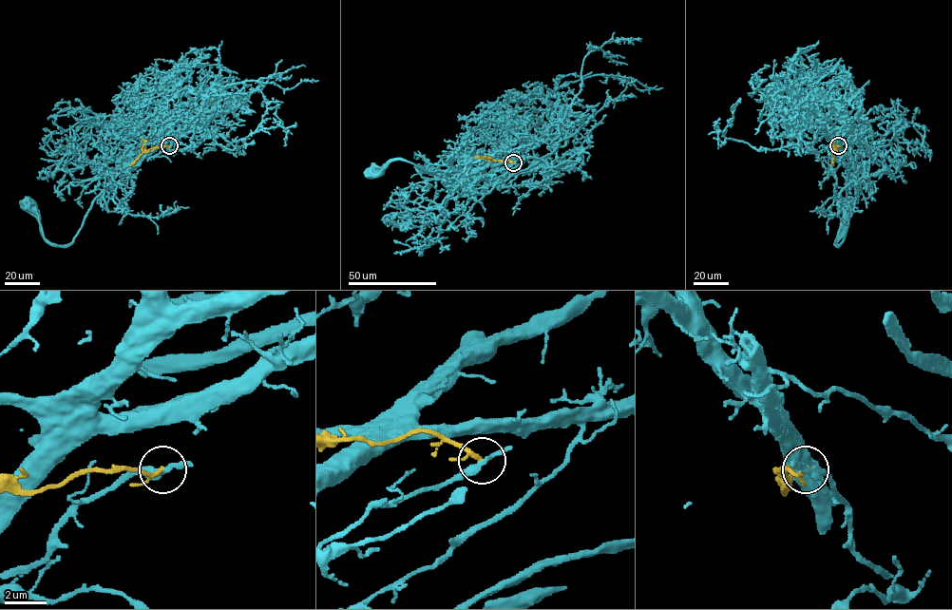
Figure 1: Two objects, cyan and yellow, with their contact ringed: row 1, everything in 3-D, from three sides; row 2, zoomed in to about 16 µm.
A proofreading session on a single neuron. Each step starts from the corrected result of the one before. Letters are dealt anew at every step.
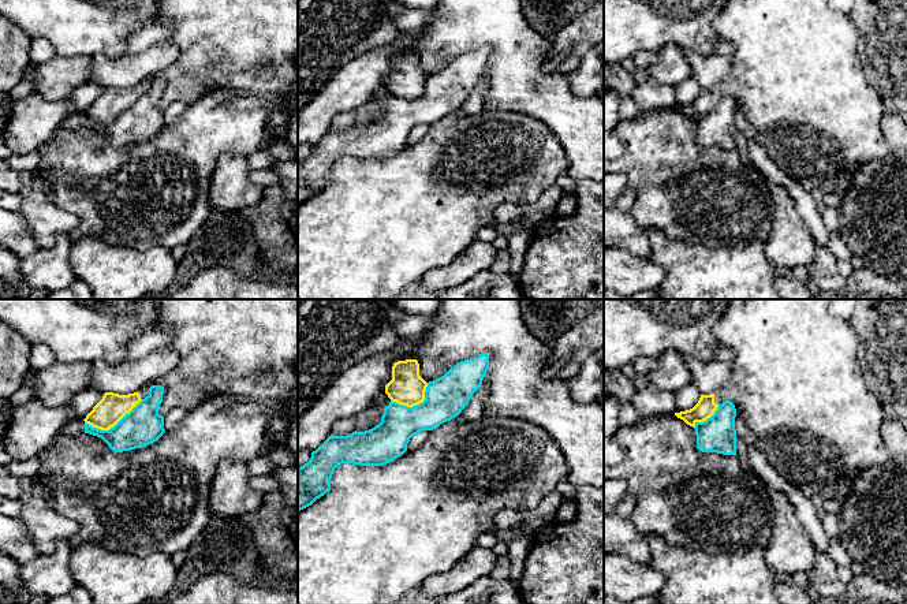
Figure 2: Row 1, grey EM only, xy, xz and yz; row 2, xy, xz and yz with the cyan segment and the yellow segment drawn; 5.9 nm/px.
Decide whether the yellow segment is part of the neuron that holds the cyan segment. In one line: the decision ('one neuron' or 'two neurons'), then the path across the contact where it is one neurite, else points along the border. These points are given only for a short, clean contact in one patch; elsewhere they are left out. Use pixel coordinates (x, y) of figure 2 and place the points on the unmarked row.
two neurons | along xy (142, 93), (108, 123), (97, 123), (85, 116)

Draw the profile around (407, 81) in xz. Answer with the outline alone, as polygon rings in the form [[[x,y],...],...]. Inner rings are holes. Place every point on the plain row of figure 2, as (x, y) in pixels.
[[[417,53],[397,55],[392,60],[392,74],[385,79],[385,87],[392,96],[413,101],[425,94],[428,77],[419,70]]]

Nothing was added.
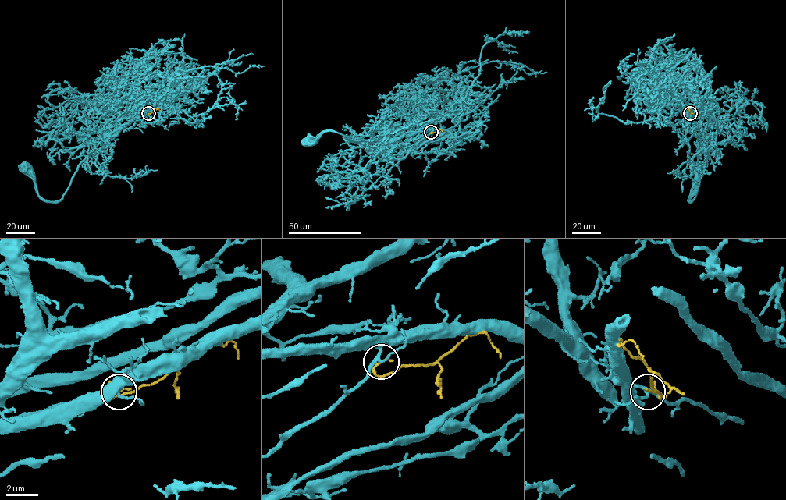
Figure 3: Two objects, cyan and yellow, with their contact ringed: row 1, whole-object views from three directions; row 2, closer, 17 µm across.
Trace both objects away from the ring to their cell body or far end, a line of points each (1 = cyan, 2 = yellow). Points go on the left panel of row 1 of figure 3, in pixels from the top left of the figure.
1: (148, 113), (135, 116), (107, 136), (81, 163), (58, 200), (45, 201), (26, 168)
2: (148, 113), (157, 108), (159, 110)

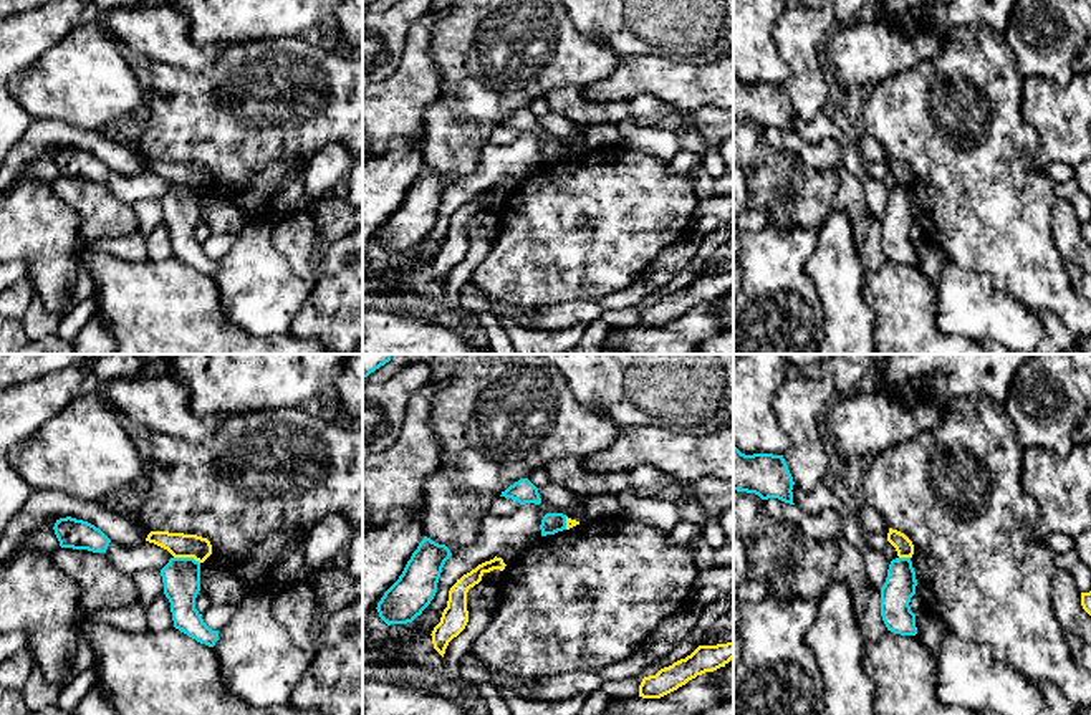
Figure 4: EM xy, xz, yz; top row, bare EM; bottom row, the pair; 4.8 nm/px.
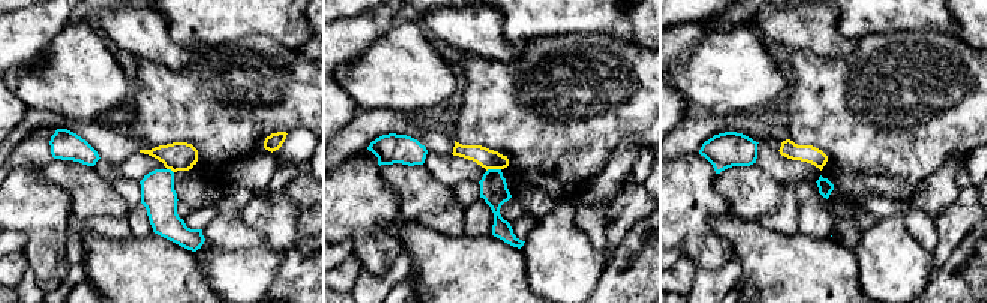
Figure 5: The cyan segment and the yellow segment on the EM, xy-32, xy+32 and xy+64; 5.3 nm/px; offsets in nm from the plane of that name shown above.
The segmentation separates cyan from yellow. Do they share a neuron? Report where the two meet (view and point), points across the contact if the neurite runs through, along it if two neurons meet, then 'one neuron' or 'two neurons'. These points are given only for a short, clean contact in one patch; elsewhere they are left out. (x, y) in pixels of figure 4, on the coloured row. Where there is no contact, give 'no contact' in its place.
contact xy (187, 558); border xy (174, 556), (192, 556), (199, 563); two neurons

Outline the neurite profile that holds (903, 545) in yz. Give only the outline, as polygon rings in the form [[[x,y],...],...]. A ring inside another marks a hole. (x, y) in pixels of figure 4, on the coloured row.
[[[889,528],[887,541],[896,548],[899,558],[912,558],[914,545],[904,533]]]

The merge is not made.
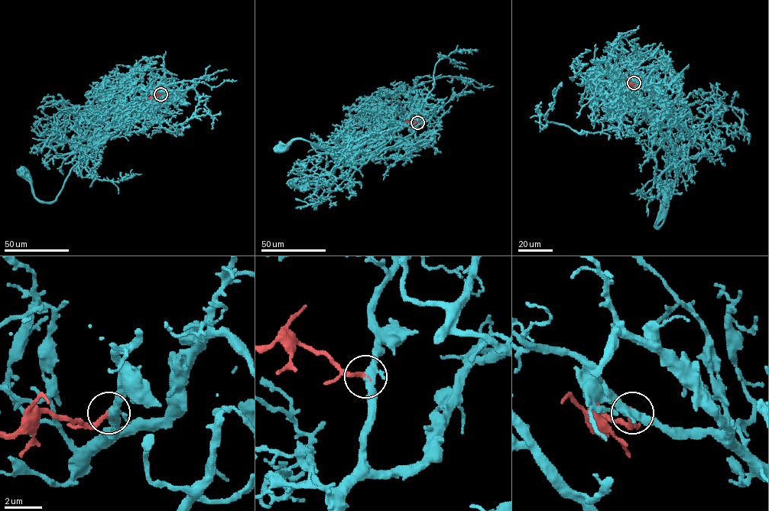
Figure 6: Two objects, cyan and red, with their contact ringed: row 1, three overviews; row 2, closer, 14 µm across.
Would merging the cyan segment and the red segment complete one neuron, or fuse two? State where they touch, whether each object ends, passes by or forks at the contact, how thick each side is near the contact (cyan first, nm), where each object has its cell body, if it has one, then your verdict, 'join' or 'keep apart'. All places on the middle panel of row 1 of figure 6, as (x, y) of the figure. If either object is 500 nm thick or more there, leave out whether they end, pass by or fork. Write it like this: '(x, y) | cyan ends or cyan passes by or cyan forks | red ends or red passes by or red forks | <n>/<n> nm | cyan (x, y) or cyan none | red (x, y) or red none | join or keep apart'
(417, 122) | cyan forks | red ends | 320/320 nm | cyan (280, 149) | red none | join

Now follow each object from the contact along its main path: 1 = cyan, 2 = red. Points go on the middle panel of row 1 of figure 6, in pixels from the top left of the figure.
1: (417, 122), (415, 138), (410, 143), (395, 137), (350, 148), (319, 148), (309, 141), (293, 138), (280, 148)
2: (417, 122), (412, 120), (404, 122)

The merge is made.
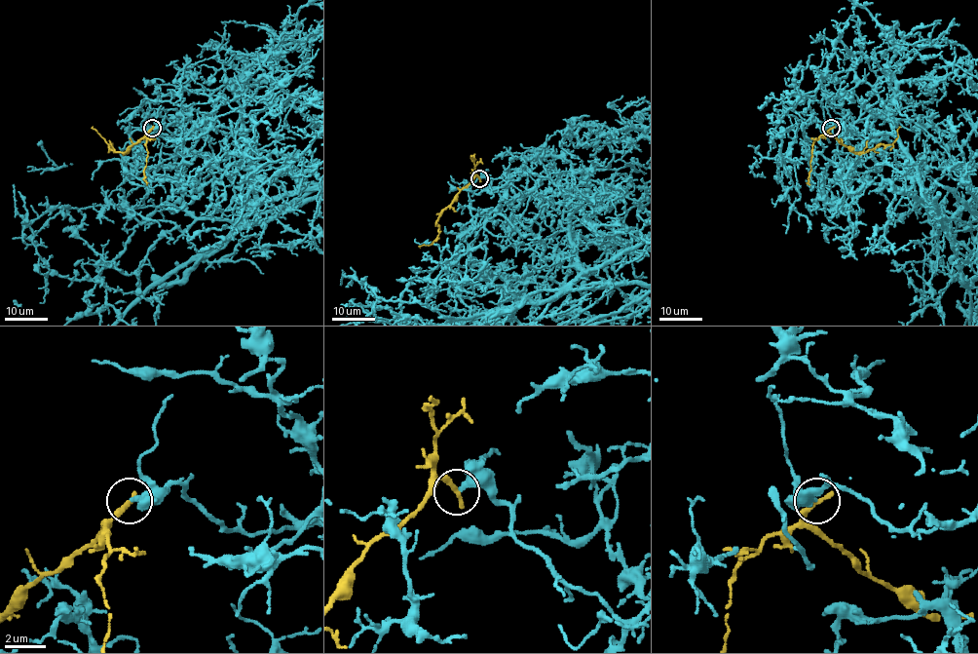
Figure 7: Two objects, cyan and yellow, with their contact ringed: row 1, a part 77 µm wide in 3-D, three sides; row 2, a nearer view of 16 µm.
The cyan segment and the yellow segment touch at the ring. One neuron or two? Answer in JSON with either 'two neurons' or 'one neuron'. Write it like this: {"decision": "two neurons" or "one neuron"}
{"decision": "two neurons"}

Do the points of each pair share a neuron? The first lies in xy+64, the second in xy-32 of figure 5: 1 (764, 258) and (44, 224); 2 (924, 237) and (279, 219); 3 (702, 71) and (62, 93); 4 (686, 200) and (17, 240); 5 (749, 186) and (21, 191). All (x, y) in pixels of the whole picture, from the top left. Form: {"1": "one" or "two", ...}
{"1": "two", "2": "one", "3": "one", "4": "two", "5": "two"}

